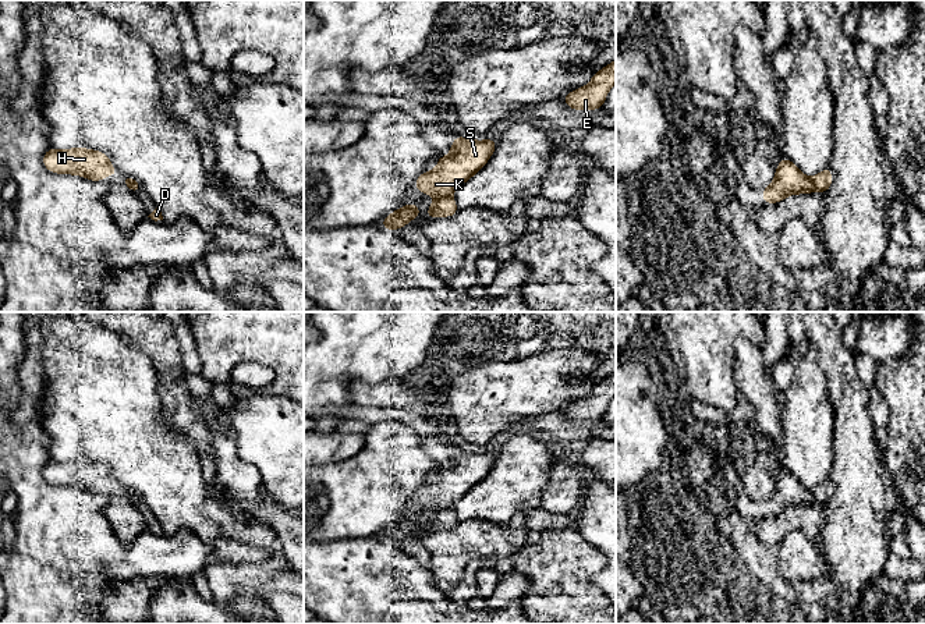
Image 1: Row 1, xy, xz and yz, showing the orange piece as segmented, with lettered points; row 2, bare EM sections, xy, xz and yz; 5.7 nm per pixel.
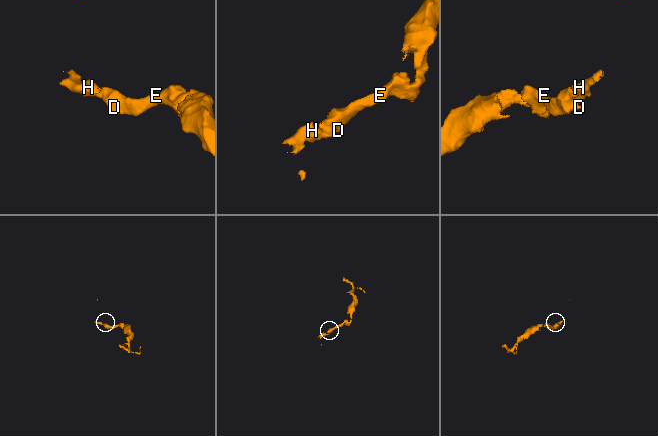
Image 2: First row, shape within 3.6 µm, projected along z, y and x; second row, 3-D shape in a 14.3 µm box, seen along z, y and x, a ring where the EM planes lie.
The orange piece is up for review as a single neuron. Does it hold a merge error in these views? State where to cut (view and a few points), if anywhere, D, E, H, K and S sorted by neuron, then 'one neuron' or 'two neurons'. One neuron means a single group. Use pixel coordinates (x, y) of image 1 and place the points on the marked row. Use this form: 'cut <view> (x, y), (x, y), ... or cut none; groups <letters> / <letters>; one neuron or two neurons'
cut none; groups D E H K S; one neuron

